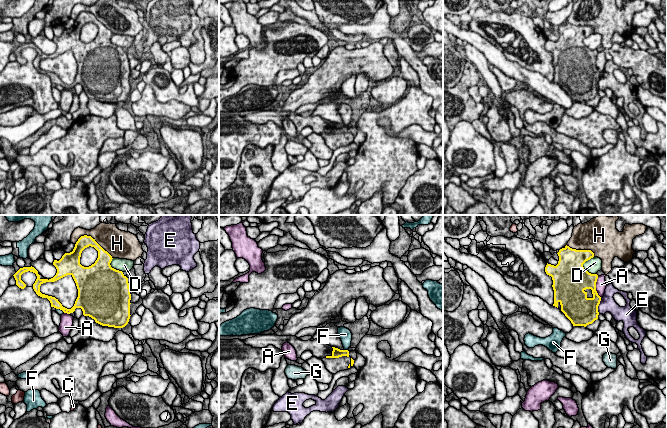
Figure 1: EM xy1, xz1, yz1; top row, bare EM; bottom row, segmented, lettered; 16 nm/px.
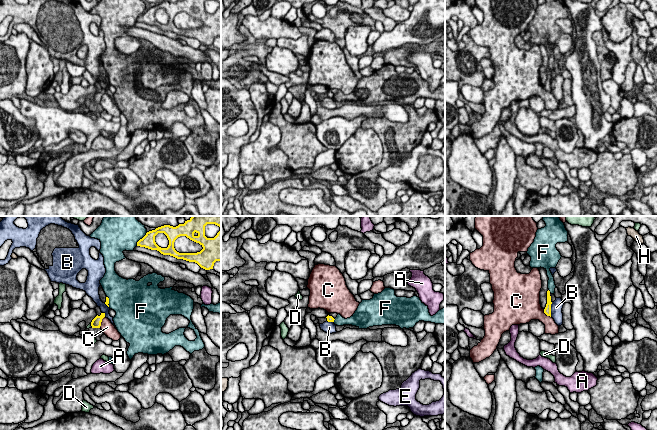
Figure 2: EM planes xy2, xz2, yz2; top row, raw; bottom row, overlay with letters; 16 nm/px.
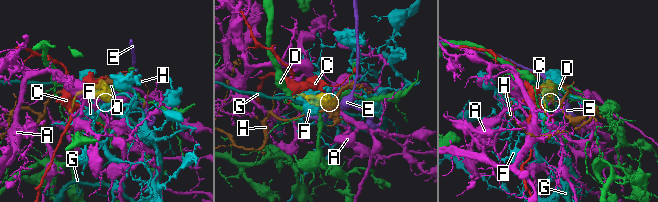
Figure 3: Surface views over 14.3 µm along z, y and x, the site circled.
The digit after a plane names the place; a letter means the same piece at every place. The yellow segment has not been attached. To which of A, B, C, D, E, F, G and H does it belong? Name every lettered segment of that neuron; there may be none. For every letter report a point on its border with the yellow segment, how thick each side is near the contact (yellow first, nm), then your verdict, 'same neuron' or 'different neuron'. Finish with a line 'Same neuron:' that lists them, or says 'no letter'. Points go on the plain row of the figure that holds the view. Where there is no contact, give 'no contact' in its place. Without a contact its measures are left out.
A: contact yz1 (595, 63); calibres 320 and 160 nm; different neuron
B: contact yz2 (550, 85); calibres 120 and 190 nm; different neuron
C: contact xy2 (101, 97); calibres 160 and 200 nm; different neuron
D: contact yz1 (583, 43); calibres 500 and 240 nm; different neuron
E: contact yz1 (597, 83); calibres 480 and 240 nm; different neuron
F: contact xy2 (140, 15); calibres 220 and 420 nm; different neuron
G: contact xy1 (60, 85); calibres 140 and 90 nm; different neuron
H: contact xy1 (94, 15); calibres 200 and 400 nm; different neuron
Same neuron: no letter

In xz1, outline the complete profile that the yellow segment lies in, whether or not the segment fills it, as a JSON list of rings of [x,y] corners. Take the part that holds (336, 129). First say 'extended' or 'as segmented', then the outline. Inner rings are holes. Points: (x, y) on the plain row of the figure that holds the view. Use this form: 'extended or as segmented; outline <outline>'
extended; outline [[[335,123],[332,124],[332,131],[322,135],[326,145],[330,149],[336,150],[339,147],[348,146],[353,142],[354,136],[349,132],[348,126],[340,126]]]

